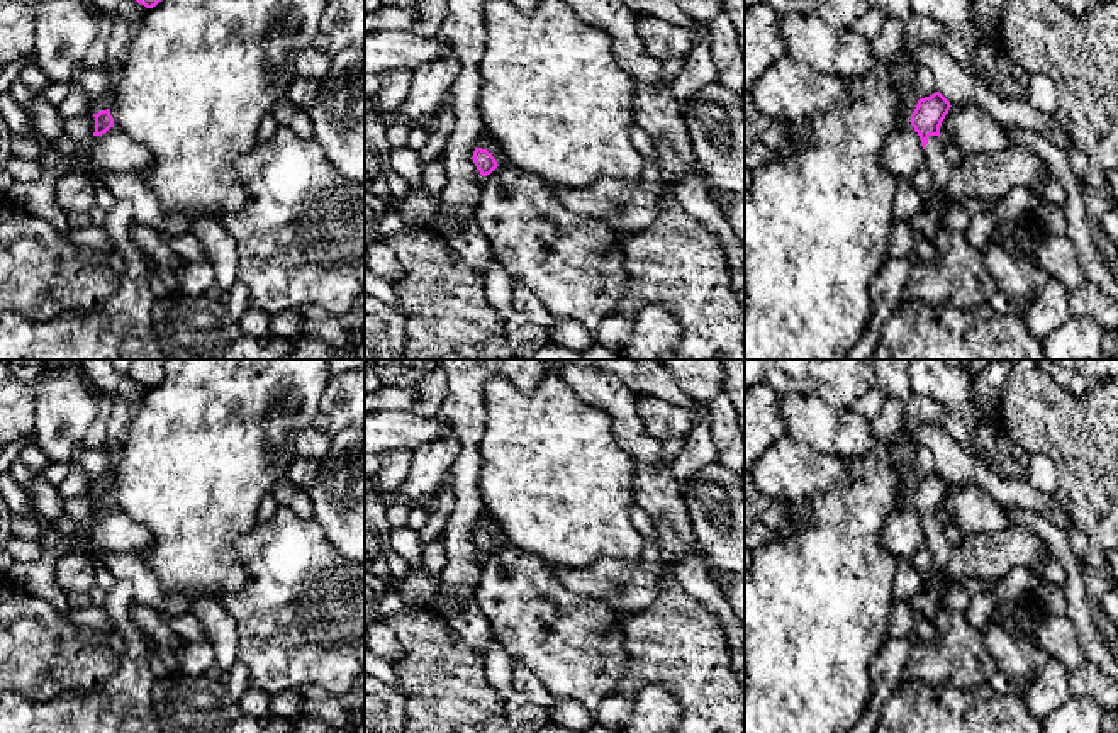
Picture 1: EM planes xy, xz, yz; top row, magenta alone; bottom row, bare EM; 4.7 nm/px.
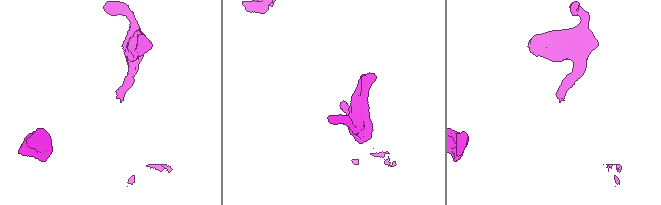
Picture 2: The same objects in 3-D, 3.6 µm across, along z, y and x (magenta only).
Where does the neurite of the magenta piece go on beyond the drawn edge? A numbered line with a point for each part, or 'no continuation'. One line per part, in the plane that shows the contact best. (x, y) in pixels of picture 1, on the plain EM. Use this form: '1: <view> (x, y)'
1: yz (928, 599)

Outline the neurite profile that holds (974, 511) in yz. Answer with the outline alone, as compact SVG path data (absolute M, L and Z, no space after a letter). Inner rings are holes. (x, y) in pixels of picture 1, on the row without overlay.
M977 485L950 487L940 506L940 518L957 526L964 538L974 534L996 534L1013 528L1003 504Z

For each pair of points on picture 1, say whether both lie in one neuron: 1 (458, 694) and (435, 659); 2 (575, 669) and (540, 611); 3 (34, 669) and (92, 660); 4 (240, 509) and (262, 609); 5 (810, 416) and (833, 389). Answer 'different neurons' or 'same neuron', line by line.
1: same neuron
2: same neuron
3: same neuron
4: different neurons
5: different neurons

